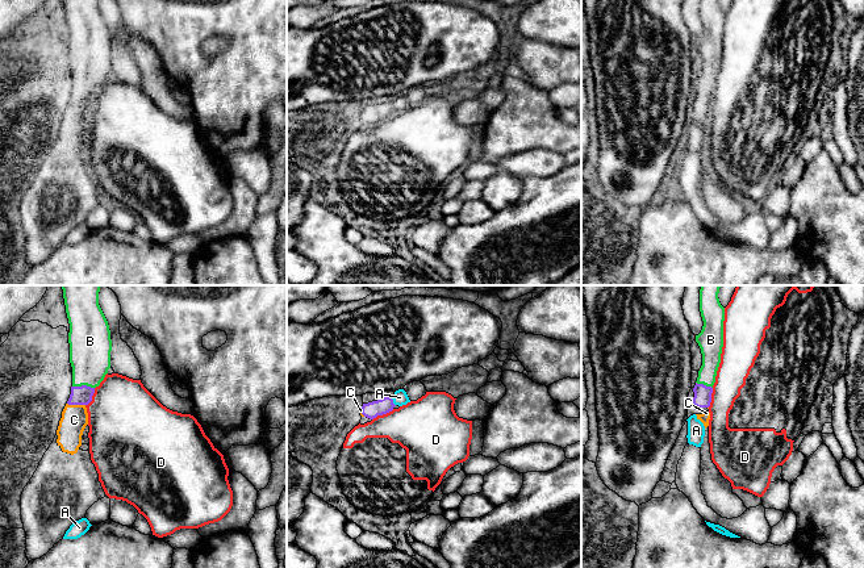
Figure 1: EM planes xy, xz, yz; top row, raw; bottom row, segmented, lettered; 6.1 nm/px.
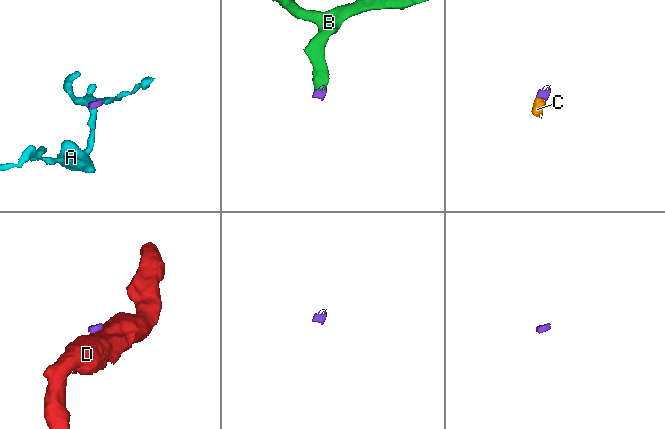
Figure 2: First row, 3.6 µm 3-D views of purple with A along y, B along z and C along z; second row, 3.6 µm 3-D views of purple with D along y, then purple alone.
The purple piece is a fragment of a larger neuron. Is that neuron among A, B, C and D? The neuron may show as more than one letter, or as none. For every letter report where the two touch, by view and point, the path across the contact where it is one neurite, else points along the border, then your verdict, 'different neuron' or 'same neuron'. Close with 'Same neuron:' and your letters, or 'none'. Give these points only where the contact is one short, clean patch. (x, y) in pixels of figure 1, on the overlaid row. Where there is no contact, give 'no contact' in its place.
A: meets purple in xz at (392, 401); border along xz (391, 397), (395, 405); different neuron
B: meets purple in xy at (83, 385); runs through xy (82, 395), (83, 385), (90, 367), (90, 346); same neuron
C: meets purple in xy at (76, 404); same neuron
D: meets purple in xz at (383, 413); border along xz (393, 409), (378, 414), (372, 420); different neuron
Same neuron: B, C

